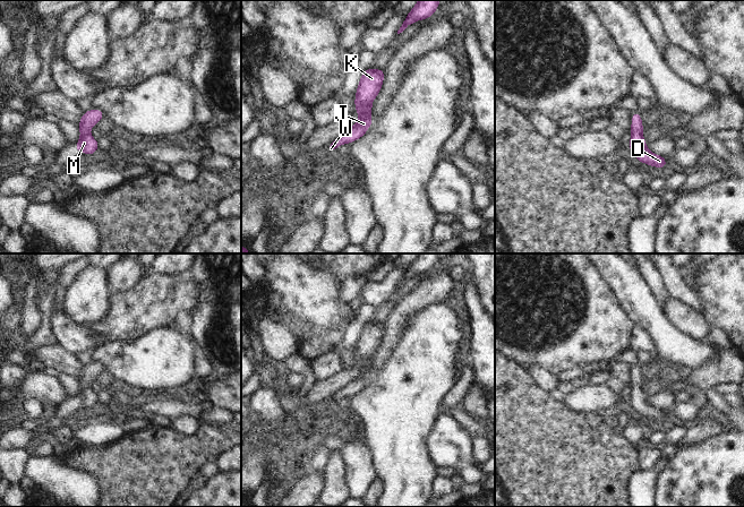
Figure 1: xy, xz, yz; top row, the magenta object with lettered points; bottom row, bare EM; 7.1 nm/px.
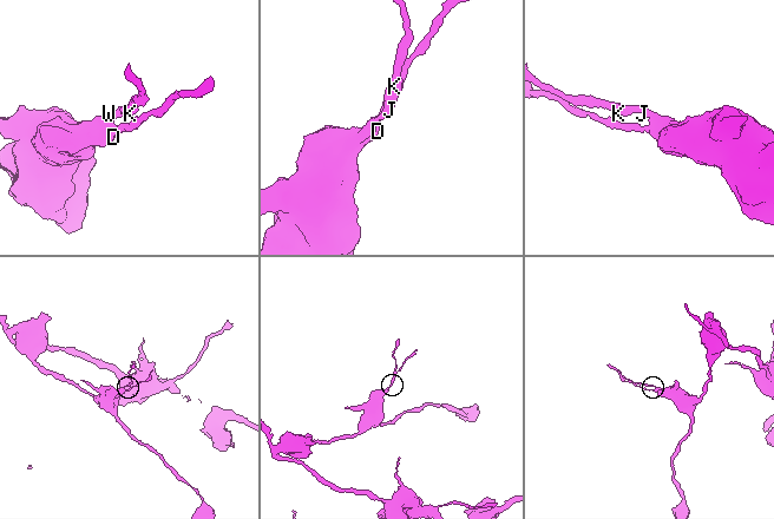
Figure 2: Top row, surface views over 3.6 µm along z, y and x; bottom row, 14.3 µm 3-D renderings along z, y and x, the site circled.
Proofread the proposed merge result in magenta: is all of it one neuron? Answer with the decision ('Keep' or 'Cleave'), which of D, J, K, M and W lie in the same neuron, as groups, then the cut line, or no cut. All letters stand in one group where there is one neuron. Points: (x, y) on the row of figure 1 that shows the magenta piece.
Keep. Groups: D J K M W. No split.

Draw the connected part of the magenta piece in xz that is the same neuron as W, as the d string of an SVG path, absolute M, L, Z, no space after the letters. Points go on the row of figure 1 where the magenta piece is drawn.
M369 67L364 71L359 86L356 93L354 106L357 113L360 118L357 120L357 123L344 132L342 137L334 139L325 148L333 154L335 149L342 144L350 144L360 137L362 137L367 129L371 126L371 103L374 98L380 92L383 79L384 79L385 68L379 70L374 70Z

